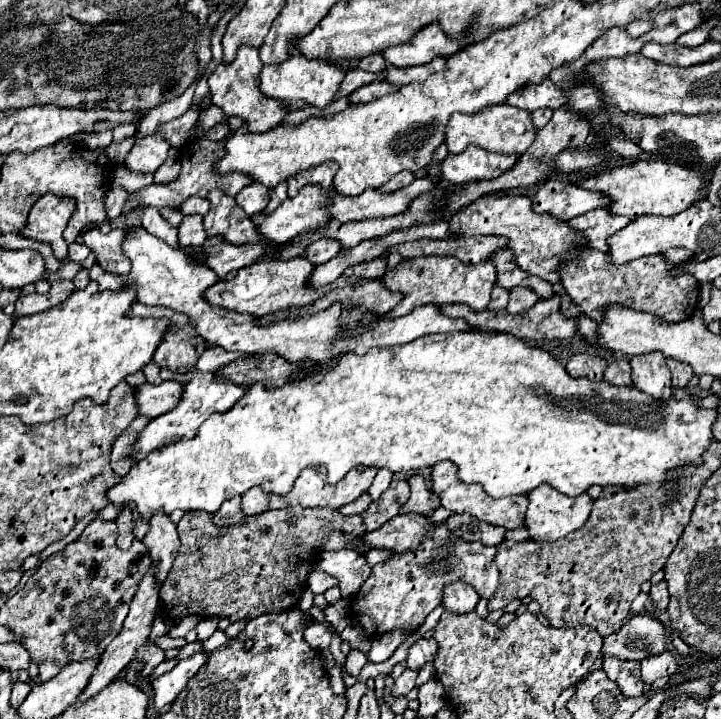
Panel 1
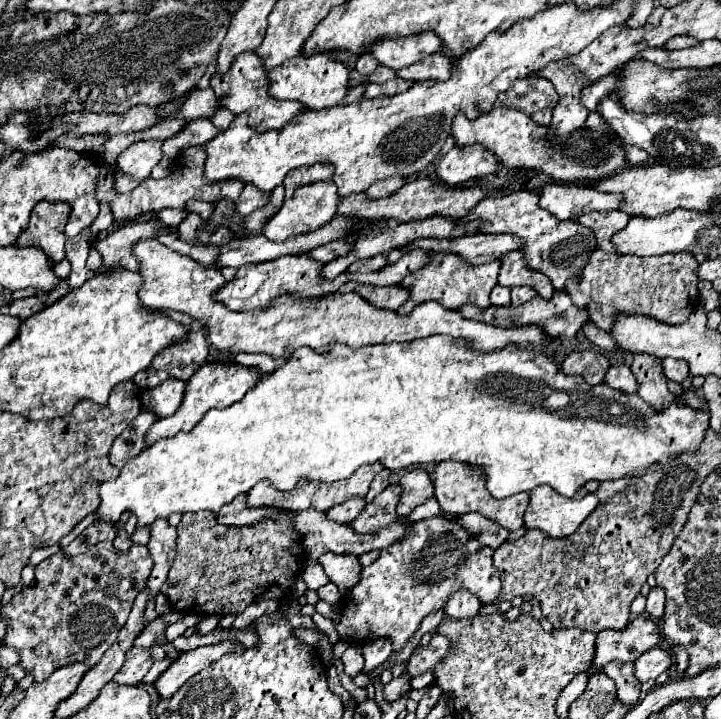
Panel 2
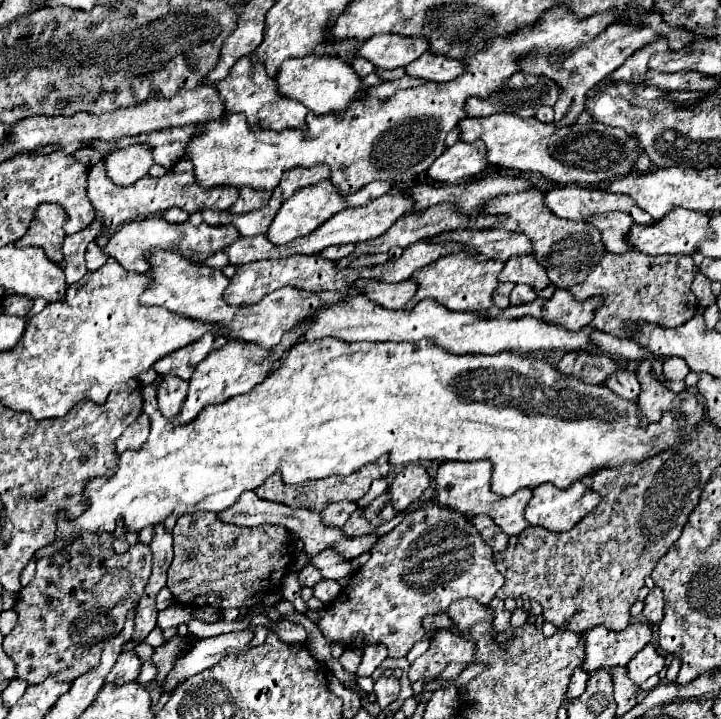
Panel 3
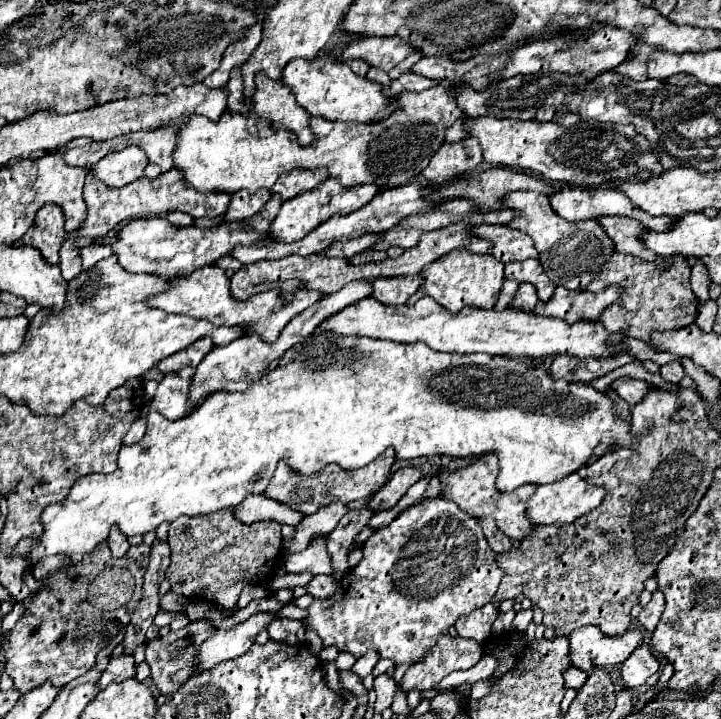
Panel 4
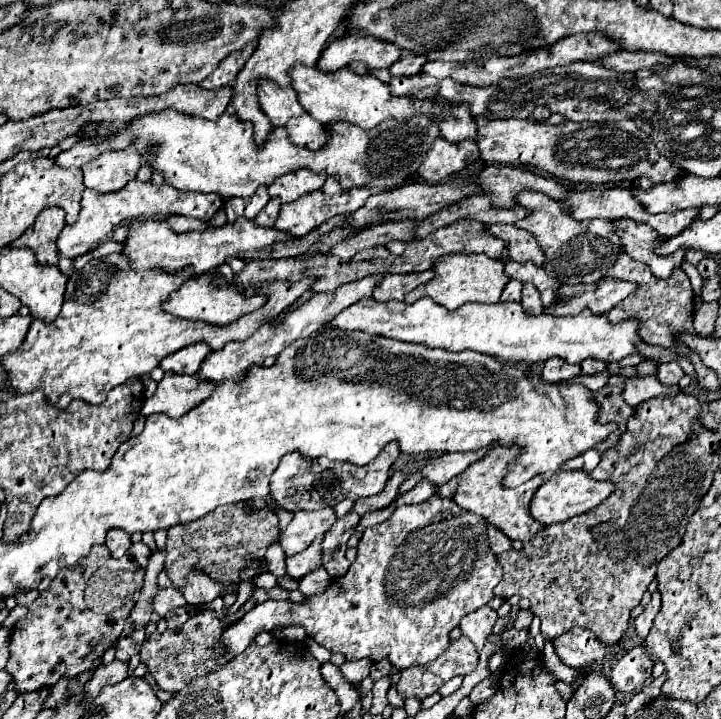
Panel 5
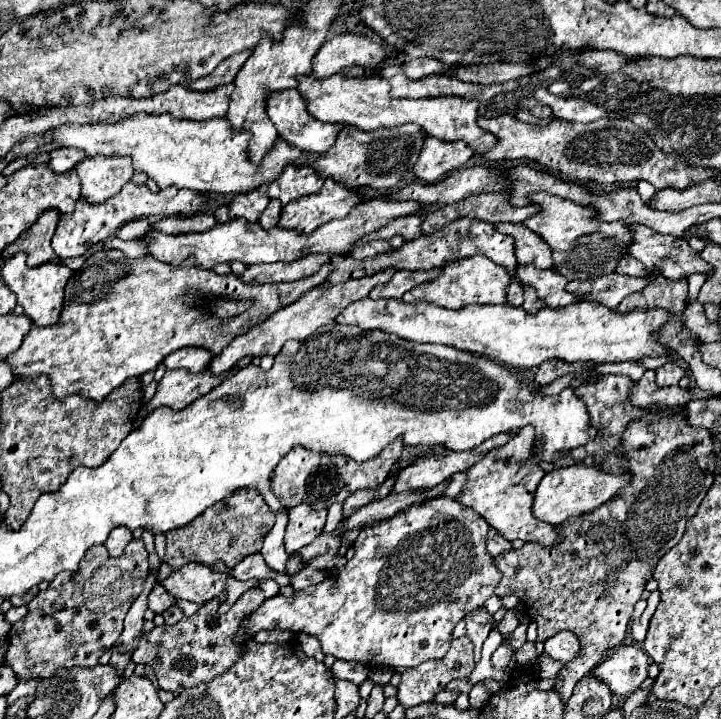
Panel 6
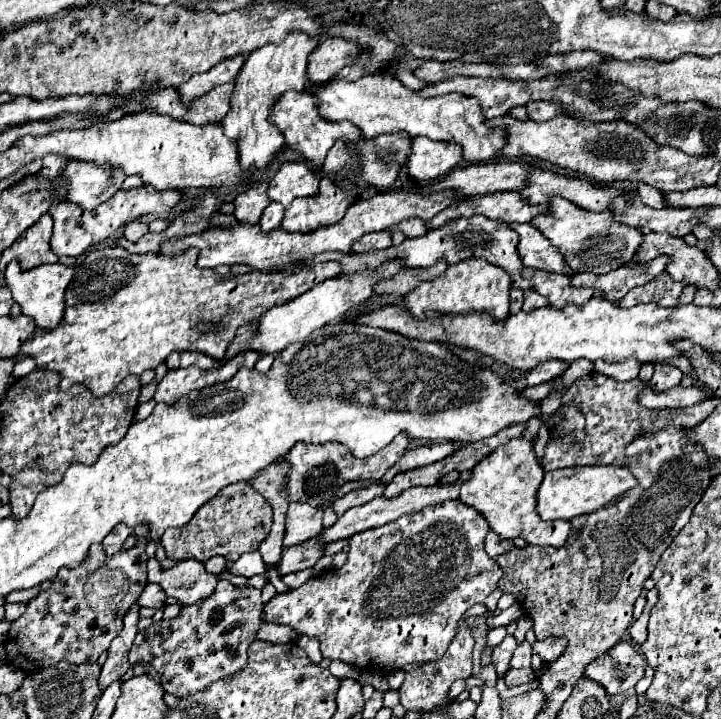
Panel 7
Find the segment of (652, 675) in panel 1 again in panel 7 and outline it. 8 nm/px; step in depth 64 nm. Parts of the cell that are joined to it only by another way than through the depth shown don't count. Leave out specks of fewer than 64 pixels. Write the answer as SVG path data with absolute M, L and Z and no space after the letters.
M620 640L620 644L608 648L600 660L592 660L584 676L602 684L608 694L624 694L644 676L644 666L644 656L636 652L632 642Z

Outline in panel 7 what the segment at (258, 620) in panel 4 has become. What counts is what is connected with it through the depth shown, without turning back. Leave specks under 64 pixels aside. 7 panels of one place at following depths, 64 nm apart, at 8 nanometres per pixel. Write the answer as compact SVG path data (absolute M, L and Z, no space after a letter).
M448 500L448 502L442 502L442 504L436 504L436 506L428 506L420 512L414 512L414 514L404 514L400 516L398 520L390 522L390 524L384 524L382 528L378 530L368 530L368 532L358 532L354 536L350 536L350 550L348 550L348 560L342 568L334 570L334 572L324 572L308 582L304 582L300 588L296 590L288 590L284 594L276 594L266 606L264 606L264 618L268 622L278 622L278 624L288 624L292 626L296 632L304 634L304 636L312 636L320 642L320 652L324 658L330 658L330 660L342 660L342 662L348 662L352 666L358 666L362 670L368 670L368 672L392 672L392 670L398 670L398 668L404 668L412 662L428 662L428 660L438 660L444 656L448 644L452 642L454 634L456 634L456 624L458 620L464 616L464 612L468 608L472 608L474 604L478 602L484 602L488 598L488 594L498 586L498 580L502 578L502 568L496 564L494 558L490 558L486 552L484 552L484 538L486 534L490 532L490 526L488 522L484 520L484 516L480 512L476 512L474 508L462 504L462 502L454 502L454 500Z

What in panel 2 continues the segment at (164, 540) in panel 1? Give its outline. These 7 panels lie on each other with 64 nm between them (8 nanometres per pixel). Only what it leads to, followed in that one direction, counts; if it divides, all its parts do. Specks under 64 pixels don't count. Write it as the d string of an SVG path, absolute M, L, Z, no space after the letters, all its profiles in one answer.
M160 518L160 520L152 522L150 530L152 532L150 532L148 550L154 560L154 568L148 578L148 586L146 586L146 590L148 590L148 608L144 610L146 626L150 626L158 618L158 614L154 610L154 598L160 592L160 586L164 584L168 570L176 556L176 528L172 528L164 518Z

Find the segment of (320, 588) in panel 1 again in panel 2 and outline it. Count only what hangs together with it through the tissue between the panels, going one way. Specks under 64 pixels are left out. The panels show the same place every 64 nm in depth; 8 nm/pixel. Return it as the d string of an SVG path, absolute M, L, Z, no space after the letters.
M308 560L308 562L304 564L304 568L302 568L302 572L300 572L300 578L306 582L306 586L308 586L310 590L318 590L324 582L328 582L328 576L324 574L322 566L320 566L318 562L314 562L314 560Z

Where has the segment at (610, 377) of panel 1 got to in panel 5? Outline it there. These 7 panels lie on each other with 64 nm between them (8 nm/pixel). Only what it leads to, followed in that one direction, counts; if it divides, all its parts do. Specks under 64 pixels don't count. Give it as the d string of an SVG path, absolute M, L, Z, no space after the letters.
M654 374L644 378L628 378L624 388L624 400L634 408L656 396L678 396L678 394L680 394L678 386L662 386Z

